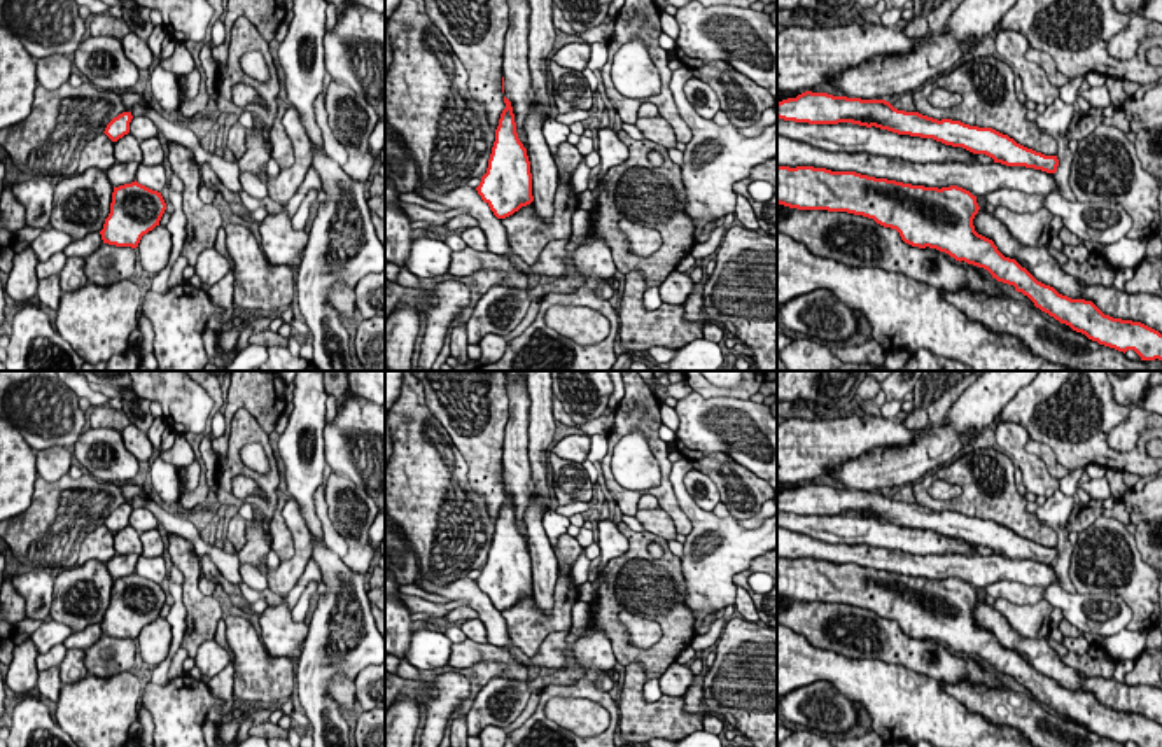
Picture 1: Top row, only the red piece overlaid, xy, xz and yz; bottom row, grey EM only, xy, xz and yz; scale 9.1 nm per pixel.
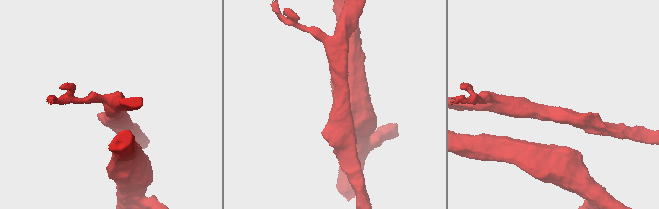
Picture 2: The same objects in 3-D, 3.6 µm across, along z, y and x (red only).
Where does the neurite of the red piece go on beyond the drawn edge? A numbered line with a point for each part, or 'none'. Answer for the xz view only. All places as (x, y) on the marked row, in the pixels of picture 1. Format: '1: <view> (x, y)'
none

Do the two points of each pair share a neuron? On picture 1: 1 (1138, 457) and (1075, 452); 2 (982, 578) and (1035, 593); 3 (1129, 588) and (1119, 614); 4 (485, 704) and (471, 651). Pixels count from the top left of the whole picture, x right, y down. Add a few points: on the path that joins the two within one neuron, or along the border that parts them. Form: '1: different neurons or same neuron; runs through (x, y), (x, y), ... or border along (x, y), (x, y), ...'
1: same neuron; runs through (1122, 459), (1091, 452)
2: different neurons; border along (1038, 585), (993, 581), (982, 588)
3: different neurons; border along (1084, 593), (1117, 593), (1131, 611), (1127, 627)
4: different neurons; border along (497, 676), (527, 681)

